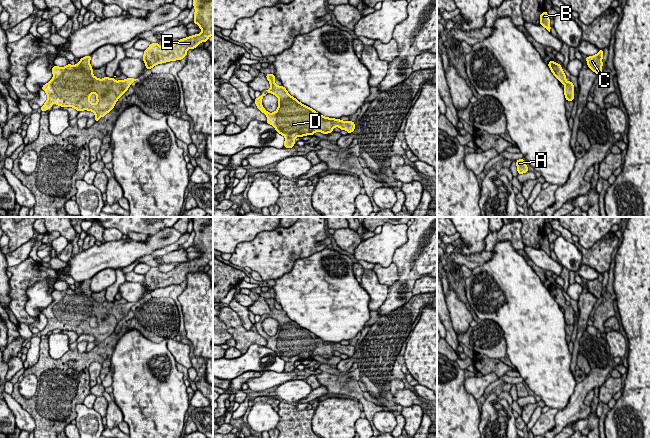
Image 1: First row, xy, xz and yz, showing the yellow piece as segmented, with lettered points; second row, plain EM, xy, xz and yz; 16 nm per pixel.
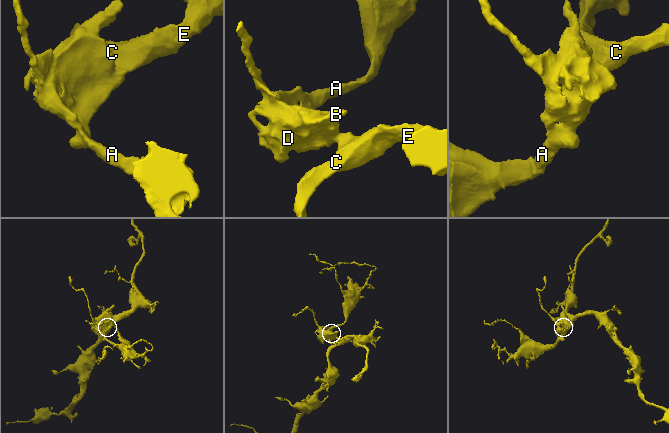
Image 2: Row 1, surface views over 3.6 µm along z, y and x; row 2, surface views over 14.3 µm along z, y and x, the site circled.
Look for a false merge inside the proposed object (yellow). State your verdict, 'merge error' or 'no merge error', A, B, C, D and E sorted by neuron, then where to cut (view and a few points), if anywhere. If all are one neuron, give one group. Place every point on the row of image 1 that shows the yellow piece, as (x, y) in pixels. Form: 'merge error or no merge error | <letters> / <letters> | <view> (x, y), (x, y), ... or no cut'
no merge error | A B C D E | no cut

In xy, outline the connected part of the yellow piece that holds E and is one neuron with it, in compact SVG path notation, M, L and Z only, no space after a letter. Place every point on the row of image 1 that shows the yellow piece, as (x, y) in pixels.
M193 0L193 6L195 8L193 23L198 24L202 32L179 39L167 49L162 48L158 42L151 43L144 50L143 61L146 69L149 70L157 64L181 60L186 57L188 49L196 48L201 42L208 41L208 38L213 35L213 0Z

